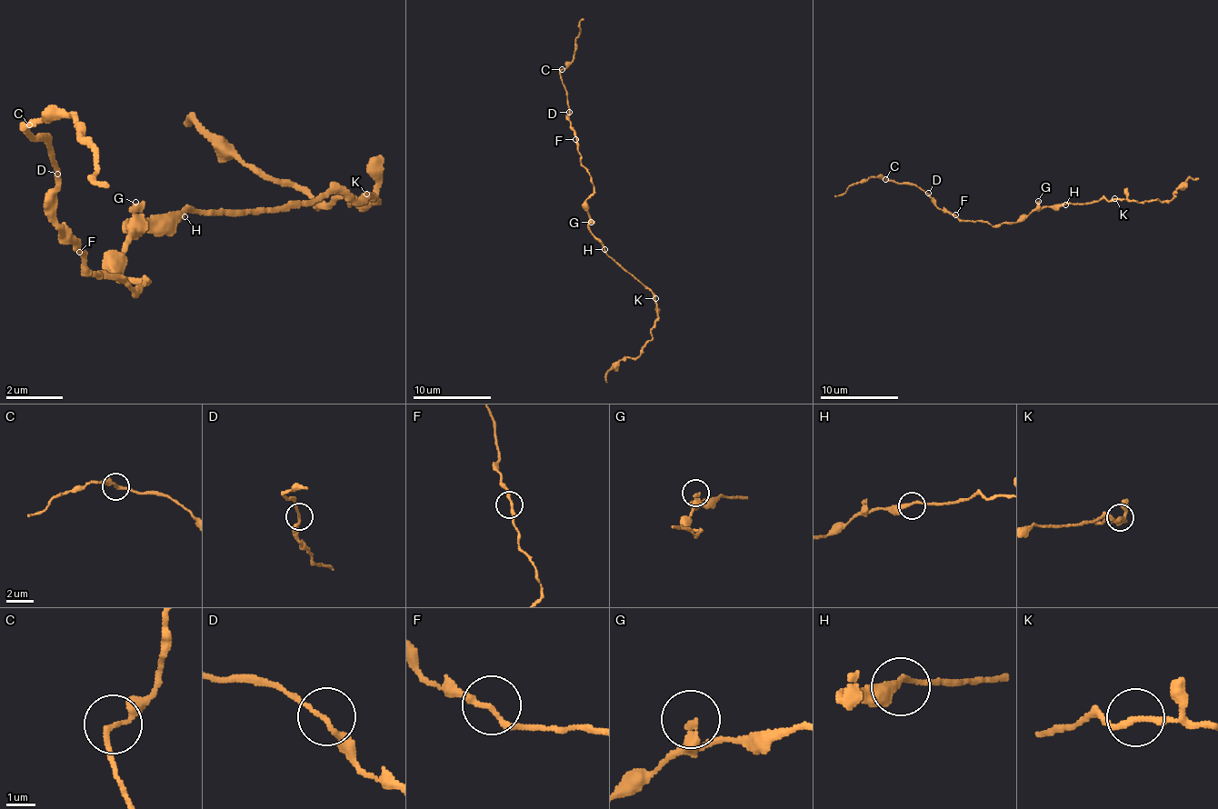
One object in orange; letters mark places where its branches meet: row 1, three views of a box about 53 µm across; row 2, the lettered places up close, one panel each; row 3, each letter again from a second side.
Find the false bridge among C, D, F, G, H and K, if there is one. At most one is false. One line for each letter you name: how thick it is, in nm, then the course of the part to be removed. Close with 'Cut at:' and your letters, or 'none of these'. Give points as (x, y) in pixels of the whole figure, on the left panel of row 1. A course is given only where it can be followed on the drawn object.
K: 190 nm | (368, 195), (375, 195), (361, 209), (354, 202), (319, 202), (291, 181), (241, 167), (192, 117)
Cut at: K

